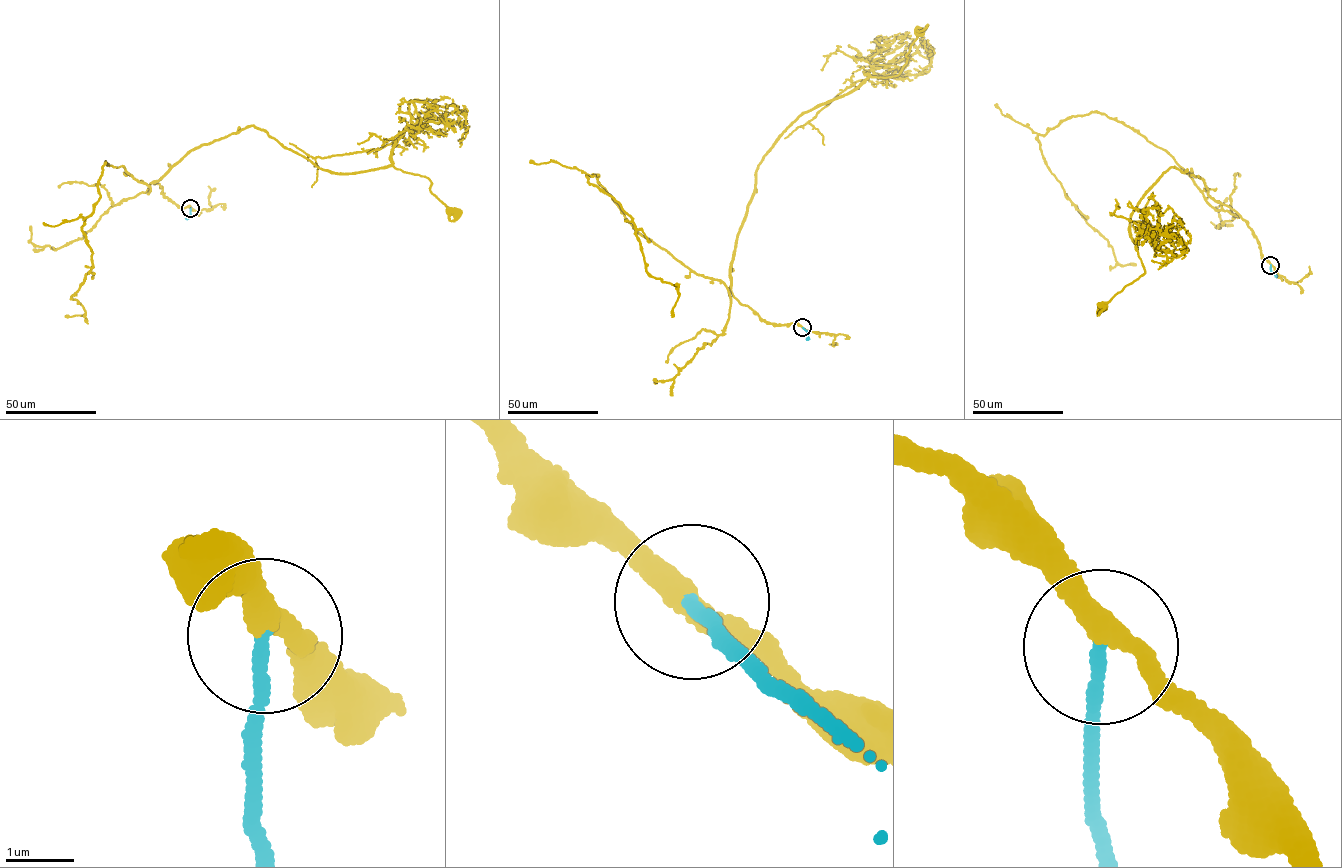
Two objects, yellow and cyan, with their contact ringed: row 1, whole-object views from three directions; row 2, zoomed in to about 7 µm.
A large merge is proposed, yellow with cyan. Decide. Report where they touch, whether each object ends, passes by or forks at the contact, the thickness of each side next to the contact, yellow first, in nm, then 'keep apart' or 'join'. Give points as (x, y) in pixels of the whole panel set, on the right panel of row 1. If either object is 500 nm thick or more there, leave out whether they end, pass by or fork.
at (1270, 265); yellow passes by; cyan ends there; 320 nm thick on the yellow side, 190 nm on the other; join

